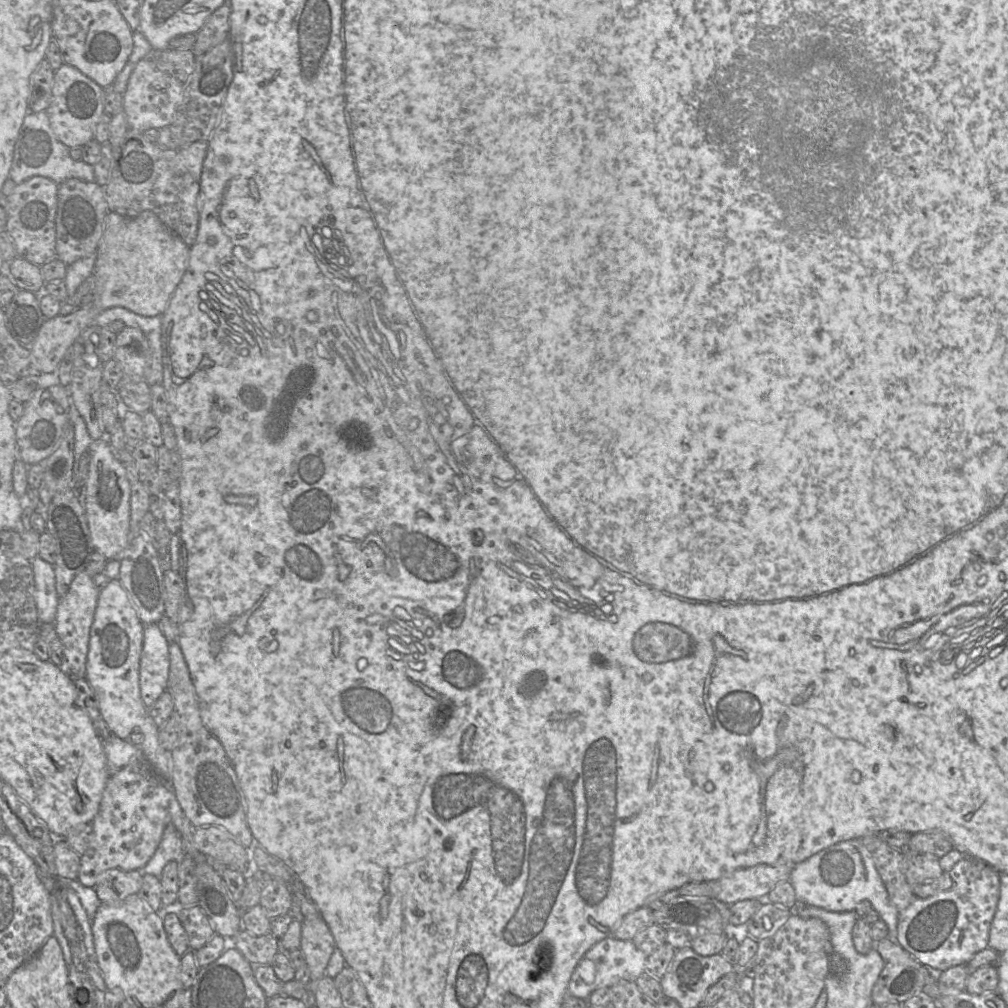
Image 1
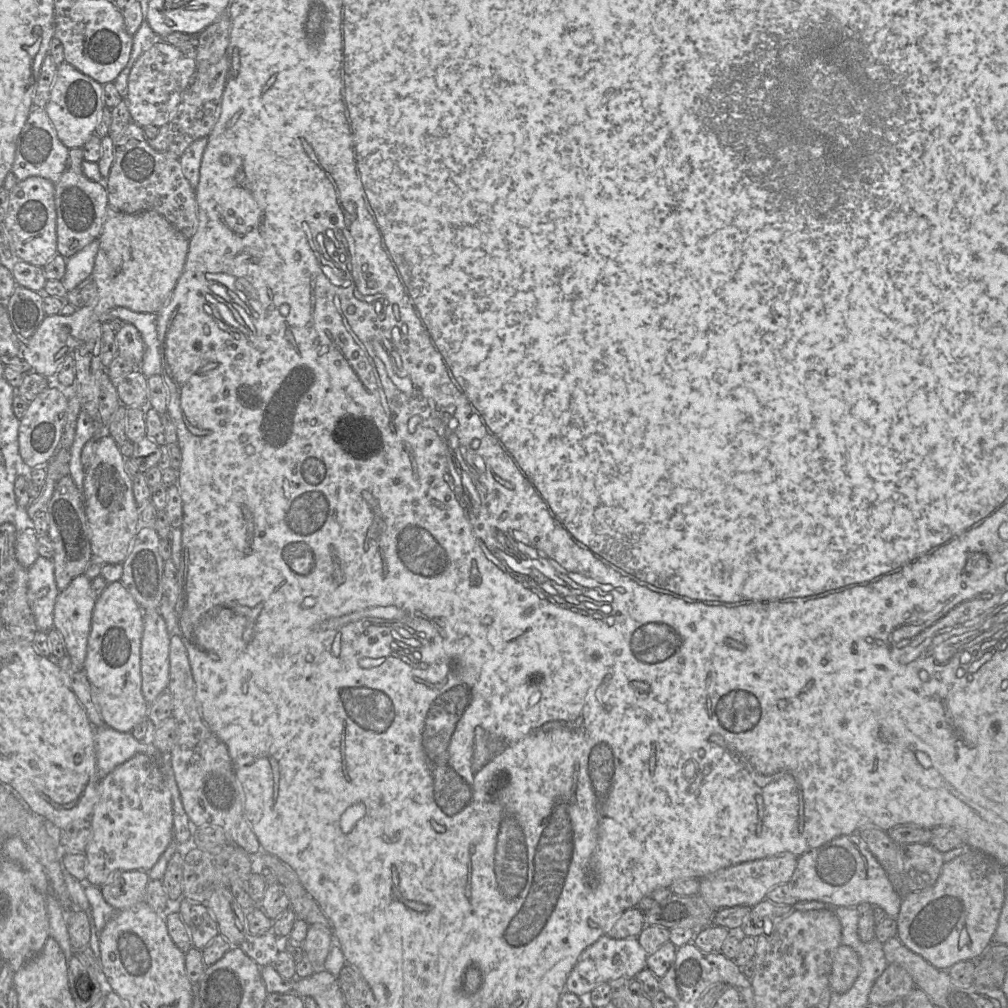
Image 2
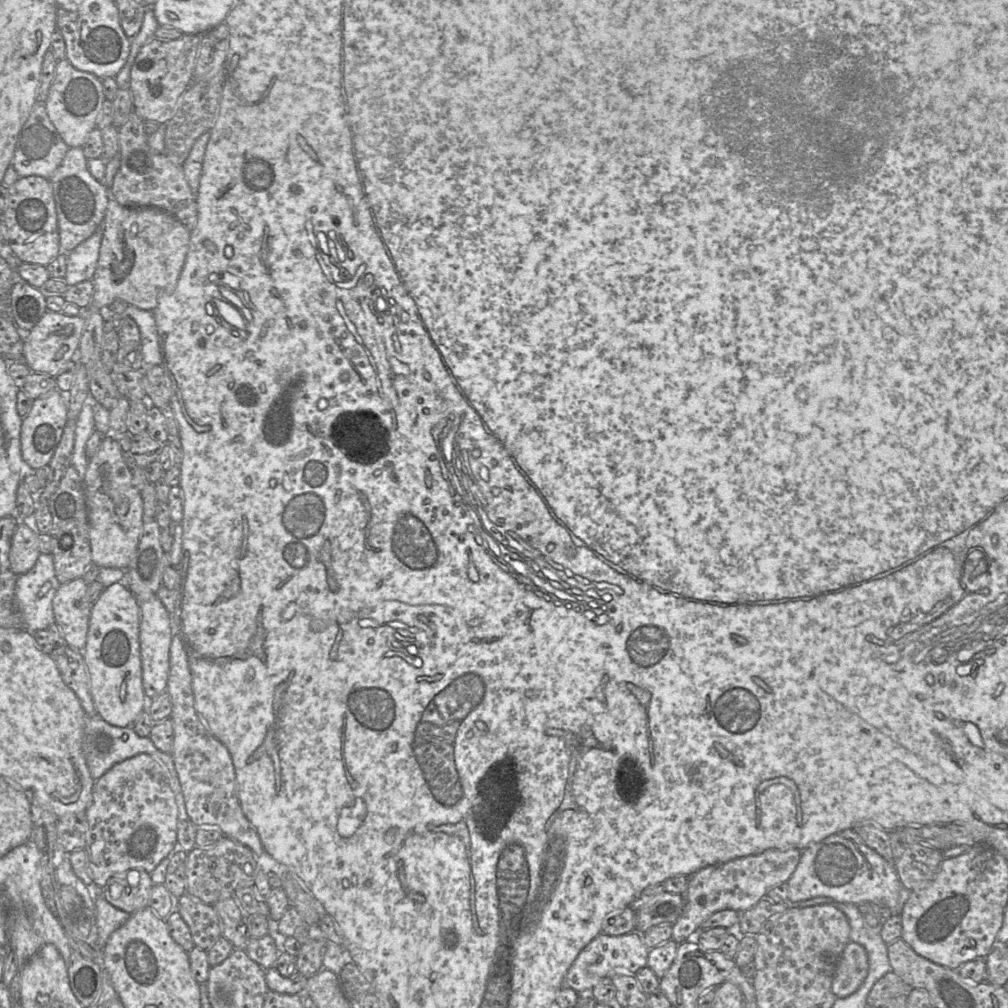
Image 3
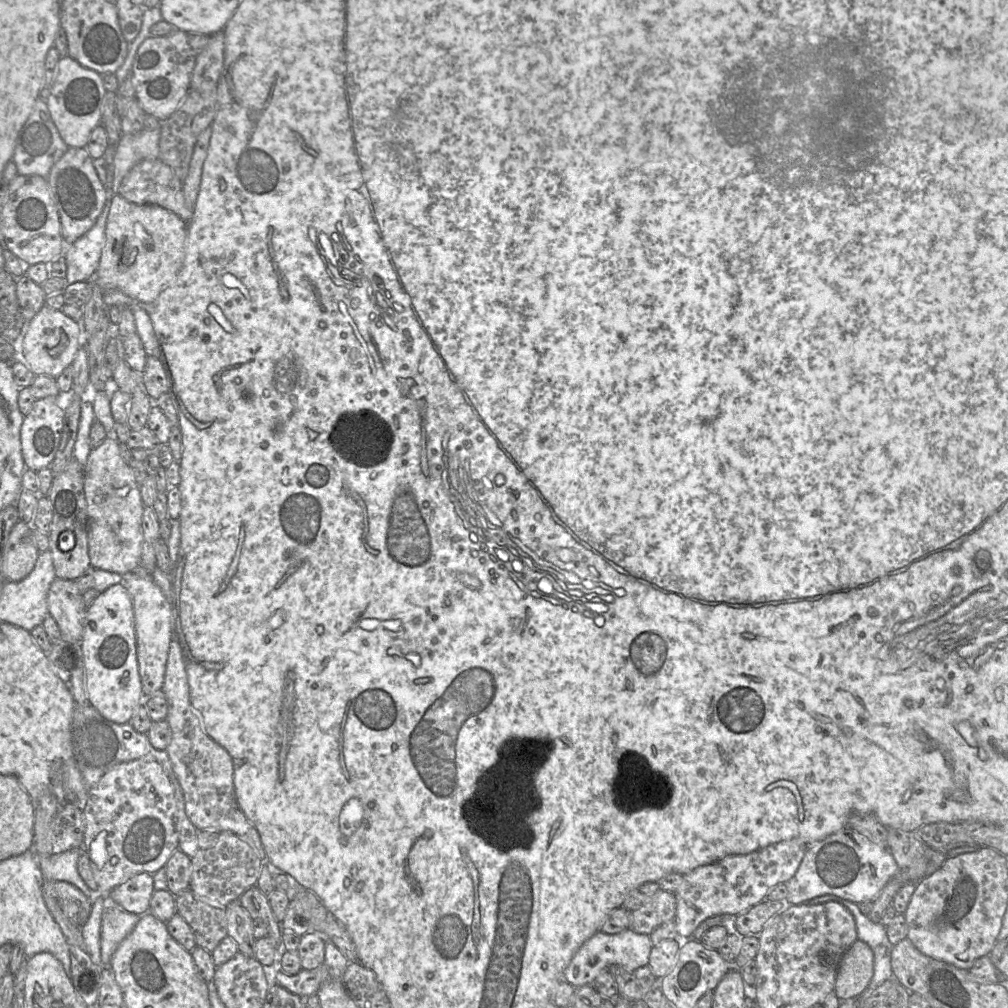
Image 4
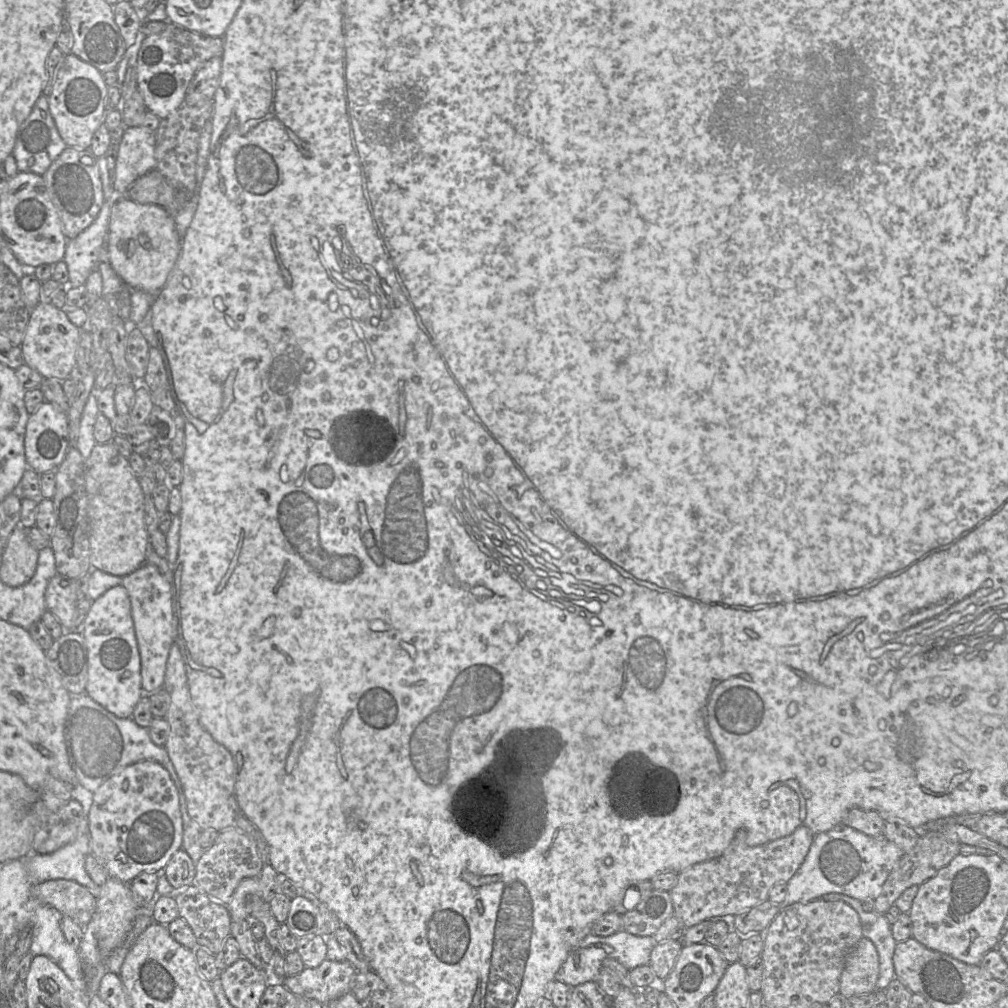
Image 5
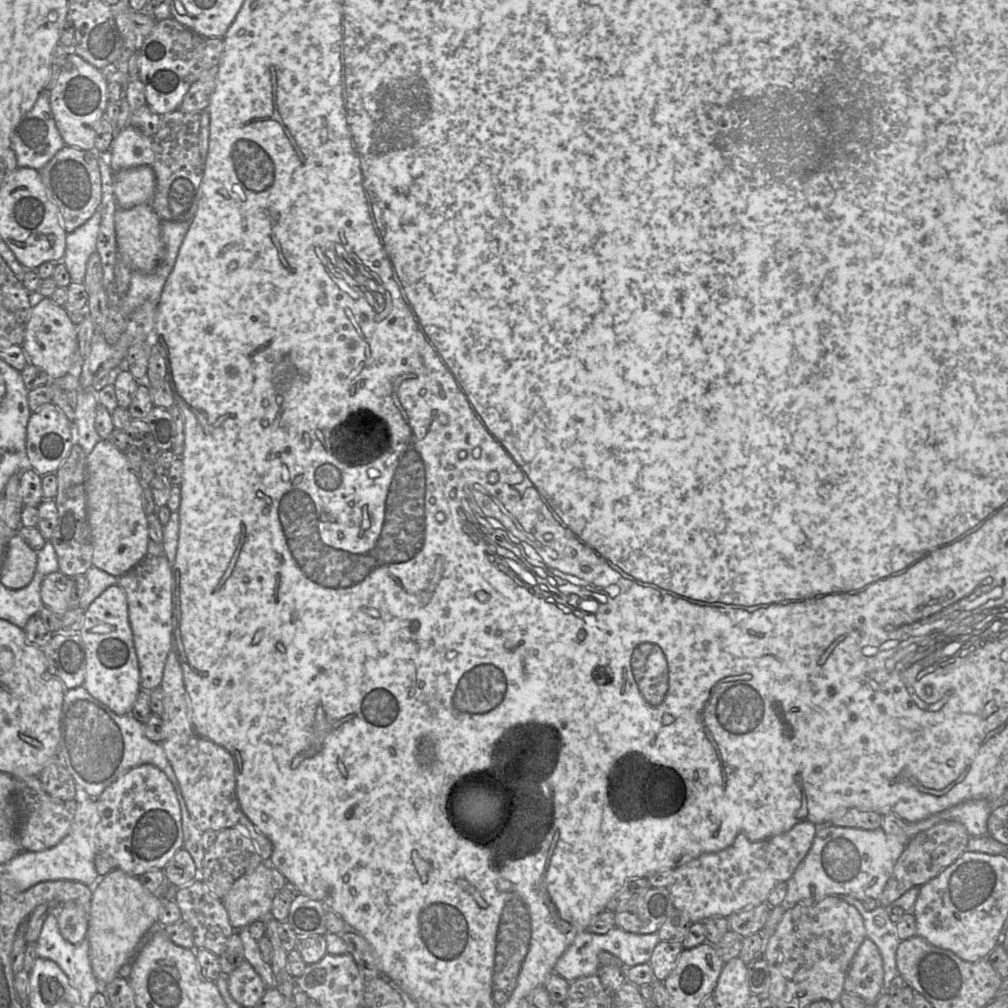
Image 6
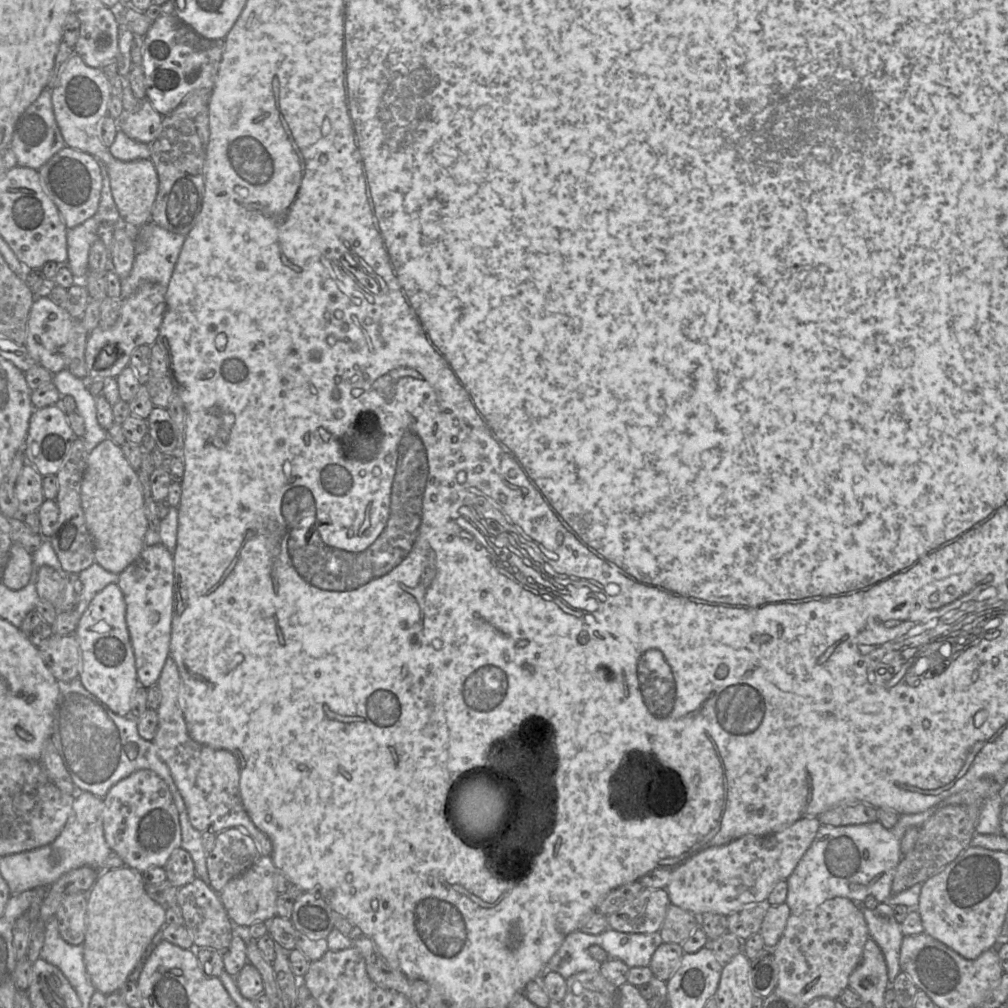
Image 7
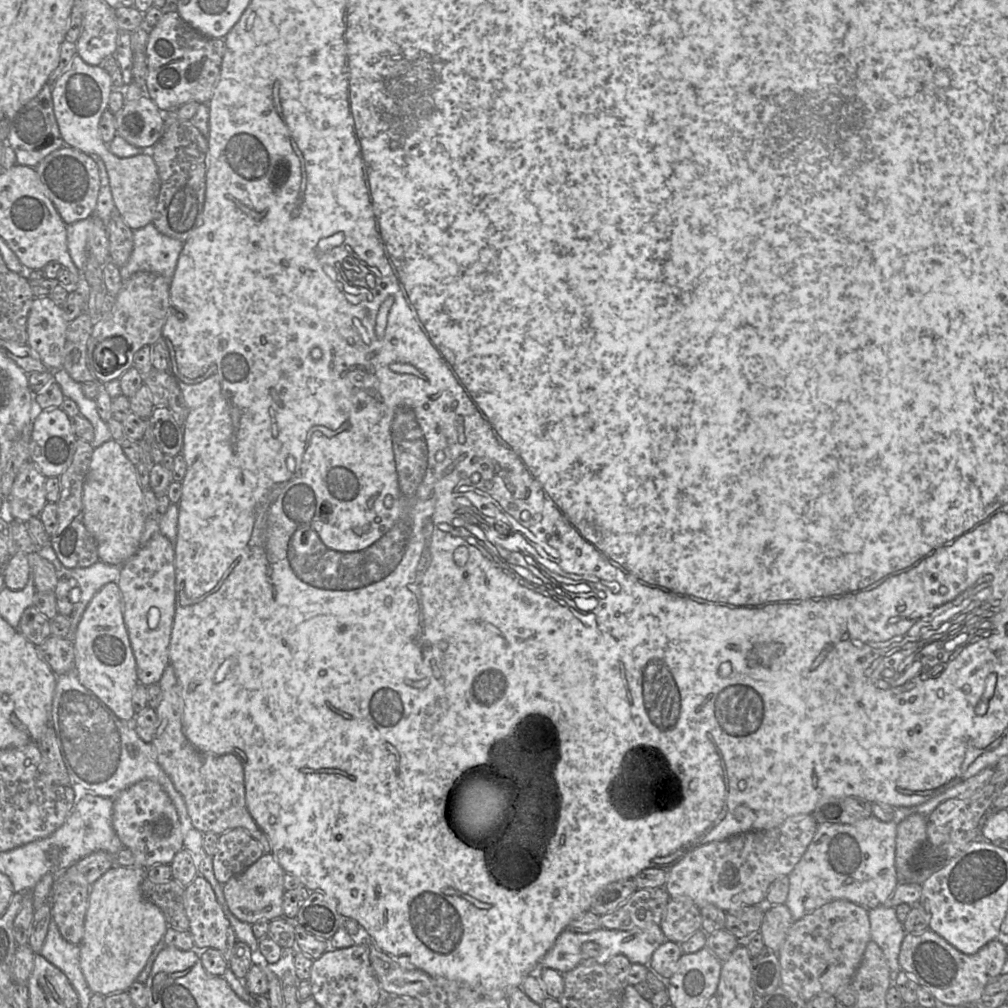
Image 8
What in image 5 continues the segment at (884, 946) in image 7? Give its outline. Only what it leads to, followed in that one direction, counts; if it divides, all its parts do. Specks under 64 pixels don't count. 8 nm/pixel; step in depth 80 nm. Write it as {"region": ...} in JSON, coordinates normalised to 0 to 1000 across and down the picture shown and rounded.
{"region":[[[822,886],[813,892],[818,894],[836,894],[844,899],[852,908],[855,928],[866,935],[872,949],[872,967],[870,982],[877,982],[888,969],[886,947],[890,935],[886,931],[884,918],[876,907],[868,904],[858,905],[854,894],[833,886]]]}

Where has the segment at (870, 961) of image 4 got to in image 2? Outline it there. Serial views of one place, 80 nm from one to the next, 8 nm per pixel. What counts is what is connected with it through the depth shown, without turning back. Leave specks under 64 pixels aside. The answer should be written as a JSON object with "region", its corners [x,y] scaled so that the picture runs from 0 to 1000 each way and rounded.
{"region":[[[833,938],[827,948],[823,966],[823,980],[831,985],[840,984],[853,965],[853,950],[844,939]]]}

